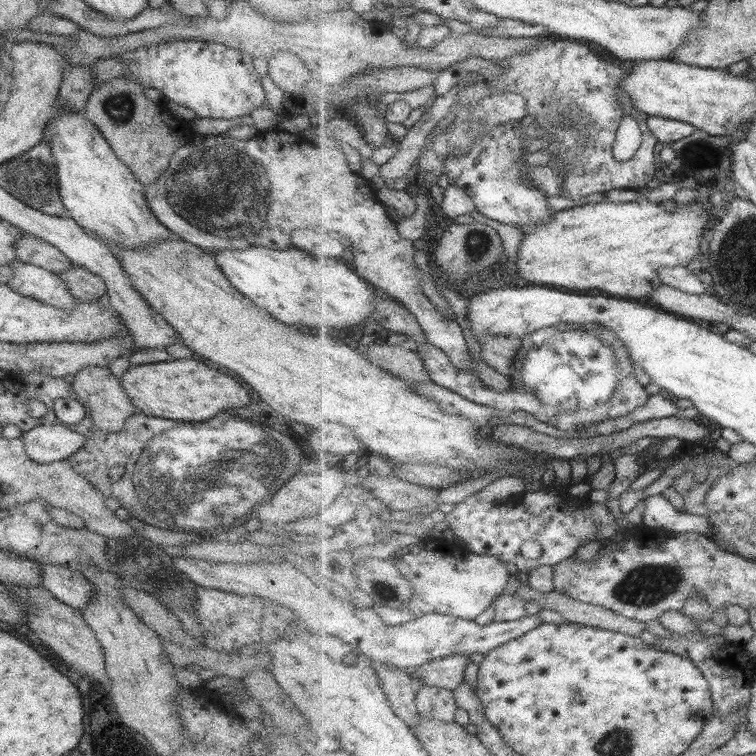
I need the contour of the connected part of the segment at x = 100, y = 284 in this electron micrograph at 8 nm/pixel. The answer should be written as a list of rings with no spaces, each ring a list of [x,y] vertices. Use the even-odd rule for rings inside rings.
[[[75,264],[58,276],[66,283],[72,296],[79,300],[98,300],[108,292],[106,283],[99,276]]]

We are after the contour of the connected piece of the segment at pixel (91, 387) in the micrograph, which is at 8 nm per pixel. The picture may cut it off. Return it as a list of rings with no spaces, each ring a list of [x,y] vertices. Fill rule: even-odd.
[[[90,366],[82,369],[75,376],[71,387],[80,402],[86,406],[87,413],[92,416],[92,424],[106,432],[118,432],[127,428],[136,408],[130,397],[122,390],[119,379],[109,368]]]

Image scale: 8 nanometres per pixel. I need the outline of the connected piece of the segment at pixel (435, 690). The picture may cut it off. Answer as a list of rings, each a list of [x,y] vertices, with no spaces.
[[[428,684],[420,687],[417,705],[423,716],[439,718],[446,722],[456,722],[456,712],[460,707],[453,690]]]

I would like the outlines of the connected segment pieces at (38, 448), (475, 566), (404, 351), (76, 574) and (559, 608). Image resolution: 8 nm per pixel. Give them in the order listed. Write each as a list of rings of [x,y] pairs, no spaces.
[[[39,425],[26,431],[27,455],[38,464],[68,461],[85,444],[86,437],[66,425]]]
[[[428,538],[417,545],[408,545],[390,560],[415,584],[415,597],[406,608],[373,605],[372,609],[390,626],[406,624],[434,613],[474,621],[495,604],[508,588],[514,572],[511,564],[498,557],[476,554],[449,538]]]
[[[371,344],[364,349],[372,364],[384,368],[394,376],[408,382],[426,383],[432,381],[432,376],[426,368],[424,358],[409,344],[378,345]]]
[[[41,564],[41,586],[60,602],[80,609],[87,608],[95,595],[95,586],[79,570],[58,564]]]
[[[521,584],[520,589],[514,594],[528,602],[531,600],[539,602],[546,610],[560,612],[570,622],[623,632],[630,637],[640,637],[640,634],[646,630],[646,624],[643,622],[628,618],[593,602],[584,603],[574,600],[560,591],[546,593],[535,590],[531,585]]]

